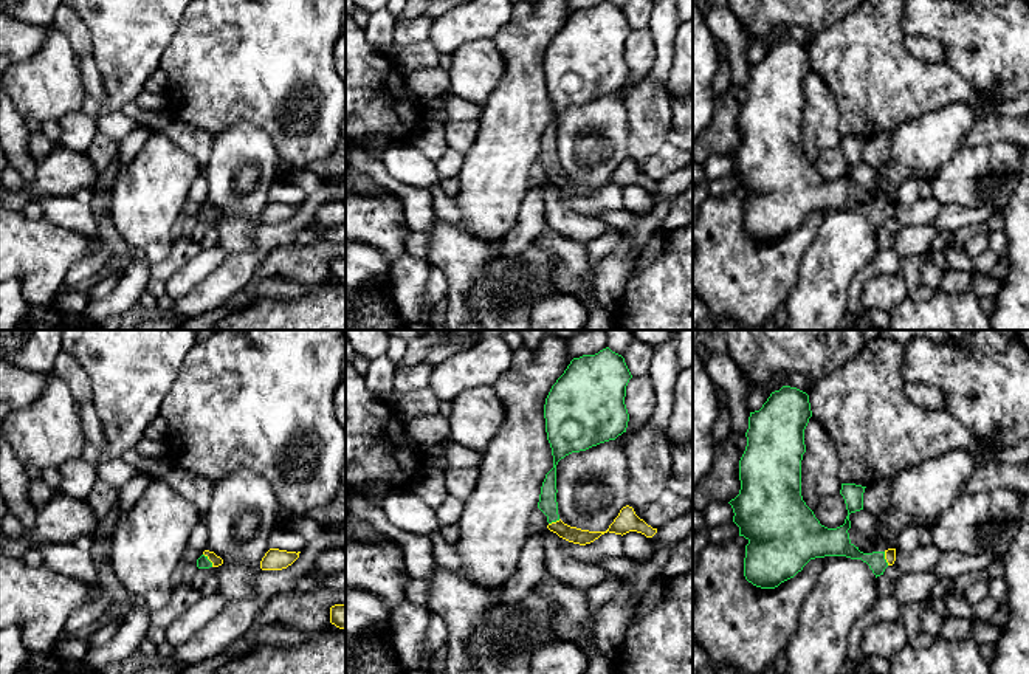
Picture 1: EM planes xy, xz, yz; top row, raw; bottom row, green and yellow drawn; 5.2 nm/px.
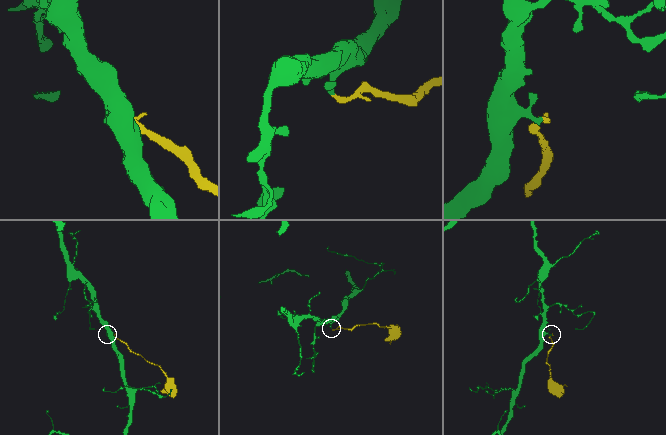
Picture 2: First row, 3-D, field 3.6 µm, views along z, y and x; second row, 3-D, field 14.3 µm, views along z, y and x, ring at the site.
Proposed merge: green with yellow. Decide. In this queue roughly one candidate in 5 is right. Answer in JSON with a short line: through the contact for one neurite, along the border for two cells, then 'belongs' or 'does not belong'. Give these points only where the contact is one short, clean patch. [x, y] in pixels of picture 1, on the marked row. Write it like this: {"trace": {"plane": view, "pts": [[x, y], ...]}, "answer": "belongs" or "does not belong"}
{"trace": {"plane": "xy", "pts": [[202, 563], [208, 560], [216, 560]]}, "answer": "belongs"}

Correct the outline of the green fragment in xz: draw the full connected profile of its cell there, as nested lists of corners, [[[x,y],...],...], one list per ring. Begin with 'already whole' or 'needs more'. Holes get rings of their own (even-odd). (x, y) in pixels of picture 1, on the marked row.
needs more; [[[609,347],[600,350],[595,355],[583,355],[573,358],[564,373],[552,386],[545,404],[545,432],[547,440],[552,448],[553,468],[545,474],[541,487],[538,508],[547,516],[547,528],[556,533],[559,538],[586,545],[598,539],[604,533],[626,535],[629,531],[637,531],[646,538],[652,538],[657,528],[648,525],[640,519],[634,508],[626,505],[620,510],[618,516],[609,525],[606,531],[589,531],[576,527],[570,527],[559,519],[558,502],[556,502],[556,465],[561,459],[572,452],[586,451],[600,443],[615,440],[618,435],[626,432],[629,414],[625,404],[626,386],[632,378],[625,358]]]

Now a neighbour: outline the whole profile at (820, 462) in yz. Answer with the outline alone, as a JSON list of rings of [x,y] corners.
[[[812,415],[804,429],[806,452],[801,460],[801,496],[814,510],[826,496],[838,494],[838,454],[831,435]]]

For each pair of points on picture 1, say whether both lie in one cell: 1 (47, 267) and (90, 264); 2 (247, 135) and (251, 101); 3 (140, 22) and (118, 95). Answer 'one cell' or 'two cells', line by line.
1: two cells
2: two cells
3: one cell

